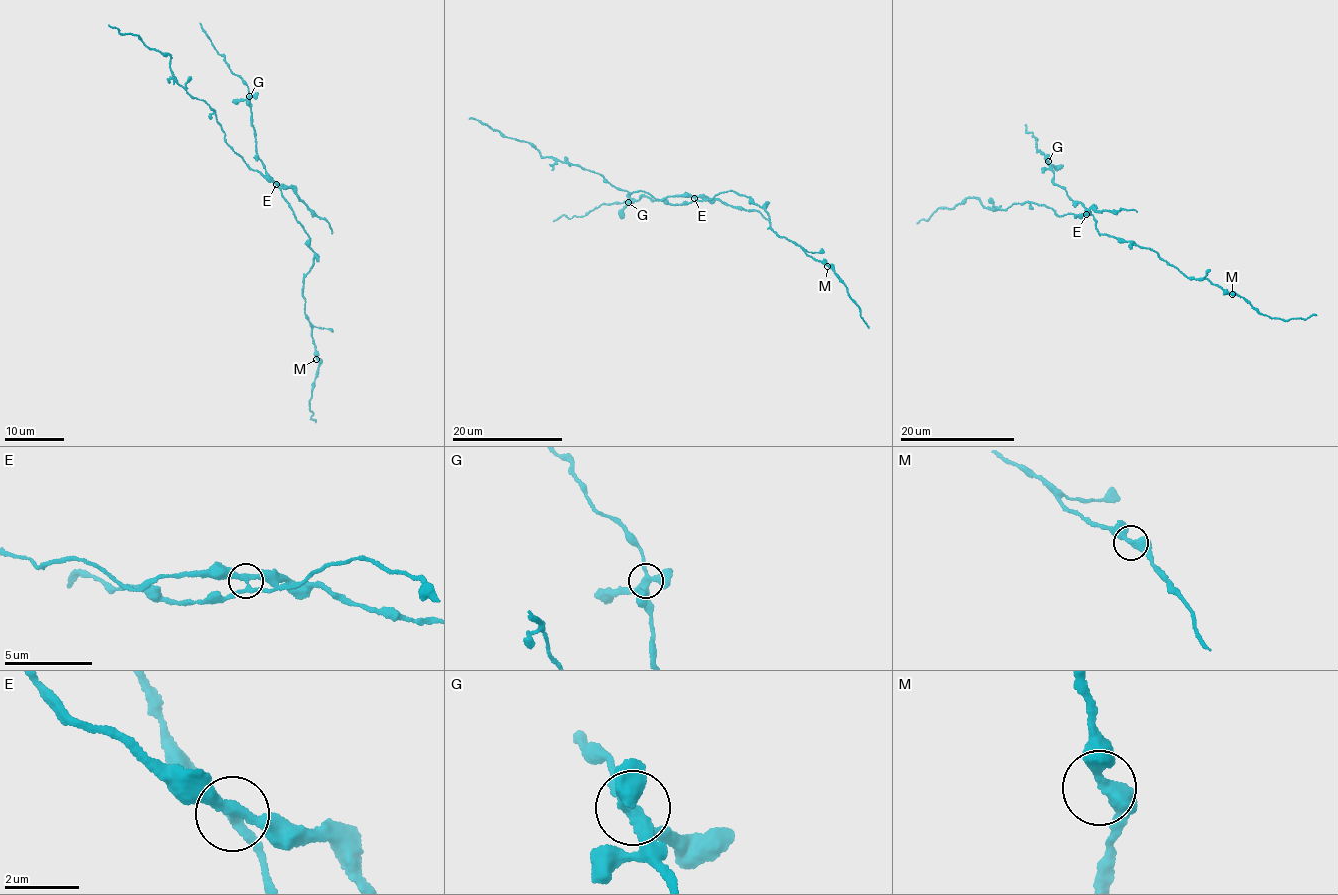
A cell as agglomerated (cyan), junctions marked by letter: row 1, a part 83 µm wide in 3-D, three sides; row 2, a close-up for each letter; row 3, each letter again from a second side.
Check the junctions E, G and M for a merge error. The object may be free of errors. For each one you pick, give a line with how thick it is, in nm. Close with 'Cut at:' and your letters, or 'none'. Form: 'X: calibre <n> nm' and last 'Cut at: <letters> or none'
E: calibre 280 nm
Cut at: E

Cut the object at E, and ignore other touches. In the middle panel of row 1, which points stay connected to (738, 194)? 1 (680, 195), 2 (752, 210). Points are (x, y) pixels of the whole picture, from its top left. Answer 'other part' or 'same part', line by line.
1: other part
2: other part

